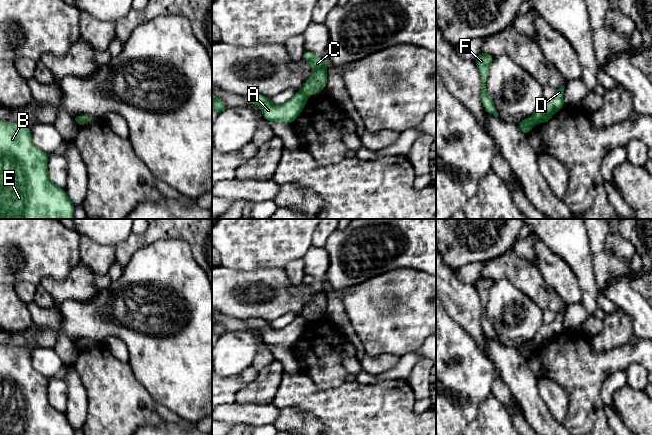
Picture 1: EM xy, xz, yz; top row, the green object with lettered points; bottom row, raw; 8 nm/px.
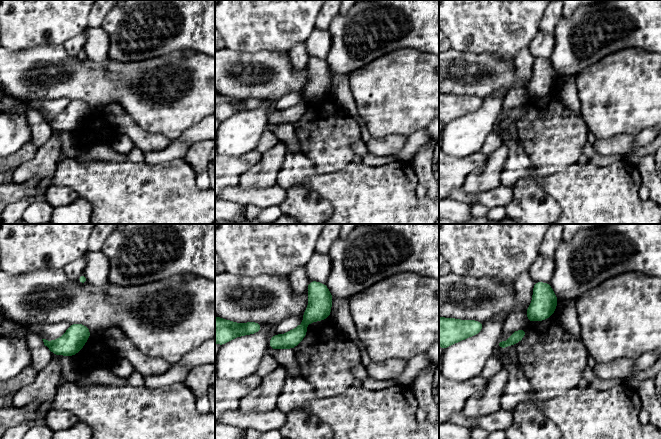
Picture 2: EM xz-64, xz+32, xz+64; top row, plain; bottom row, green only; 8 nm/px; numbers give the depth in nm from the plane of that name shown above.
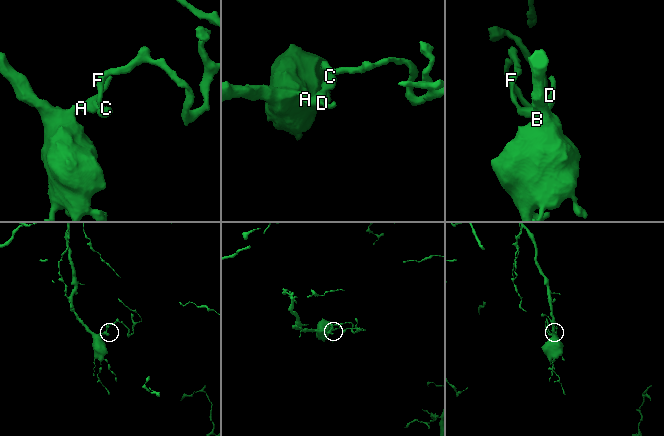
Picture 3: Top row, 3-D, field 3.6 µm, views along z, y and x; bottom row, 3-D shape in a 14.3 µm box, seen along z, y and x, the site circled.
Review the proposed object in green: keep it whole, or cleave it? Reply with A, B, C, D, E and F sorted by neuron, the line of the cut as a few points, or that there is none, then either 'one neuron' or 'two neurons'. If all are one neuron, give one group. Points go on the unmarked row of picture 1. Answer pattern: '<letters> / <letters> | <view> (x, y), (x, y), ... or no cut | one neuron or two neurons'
A B D E / C F | xz (301, 314), (308, 318) | two neurons

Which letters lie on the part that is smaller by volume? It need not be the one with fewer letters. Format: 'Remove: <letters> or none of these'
Remove: C, F

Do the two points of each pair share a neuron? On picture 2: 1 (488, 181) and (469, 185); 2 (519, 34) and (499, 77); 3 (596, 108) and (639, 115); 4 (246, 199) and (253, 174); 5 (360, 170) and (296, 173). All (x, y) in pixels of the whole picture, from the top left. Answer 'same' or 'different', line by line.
1: same
2: different
3: same
4: different
5: same

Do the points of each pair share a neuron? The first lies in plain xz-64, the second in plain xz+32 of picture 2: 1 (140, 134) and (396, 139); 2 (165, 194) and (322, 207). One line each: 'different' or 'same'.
1: same
2: different

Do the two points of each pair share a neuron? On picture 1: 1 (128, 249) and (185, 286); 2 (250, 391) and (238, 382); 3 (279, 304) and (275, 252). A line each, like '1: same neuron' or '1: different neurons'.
1: different neurons
2: different neurons
3: different neurons

